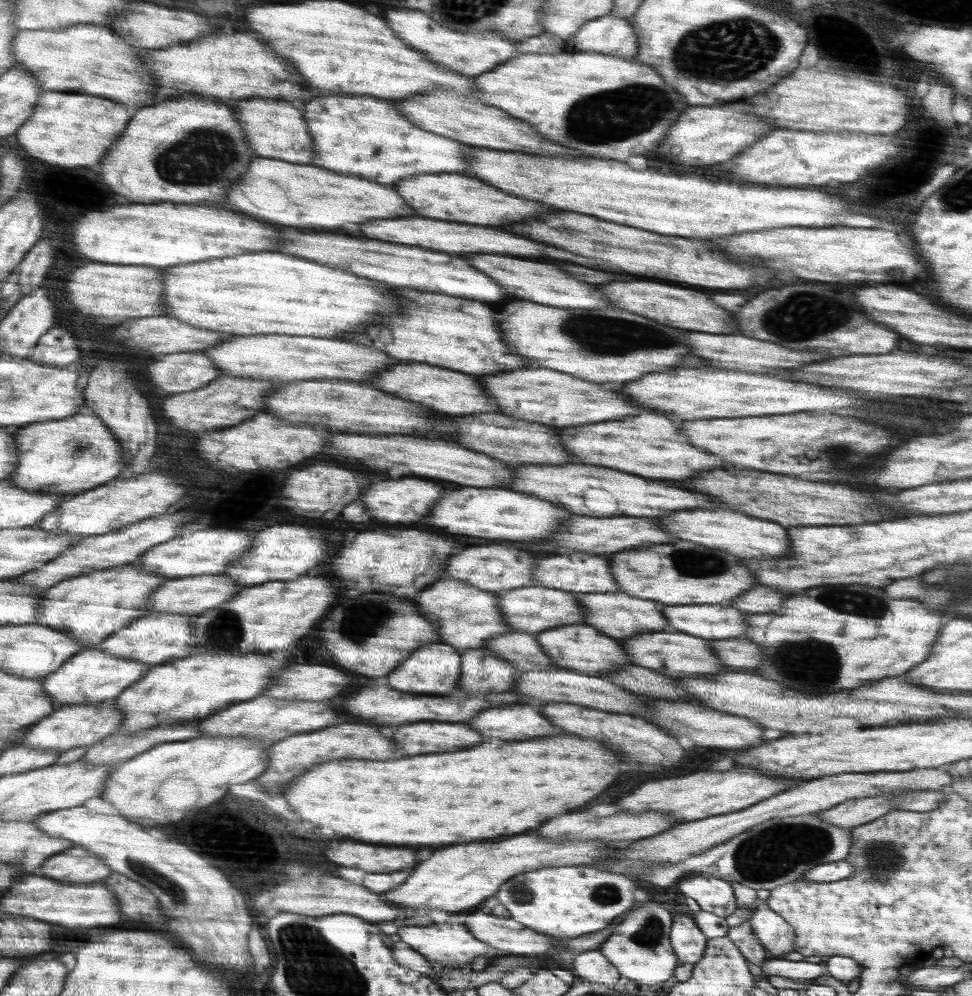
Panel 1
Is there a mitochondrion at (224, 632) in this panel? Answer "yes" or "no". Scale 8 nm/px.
yes

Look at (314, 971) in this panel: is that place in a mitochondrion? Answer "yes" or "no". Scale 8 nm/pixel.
yes

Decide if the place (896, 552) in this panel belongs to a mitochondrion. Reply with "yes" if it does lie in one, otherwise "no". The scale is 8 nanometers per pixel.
no

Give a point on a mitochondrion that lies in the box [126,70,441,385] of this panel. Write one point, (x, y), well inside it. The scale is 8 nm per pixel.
(202, 156)

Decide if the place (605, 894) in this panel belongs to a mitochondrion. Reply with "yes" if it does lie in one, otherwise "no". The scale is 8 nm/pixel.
yes

